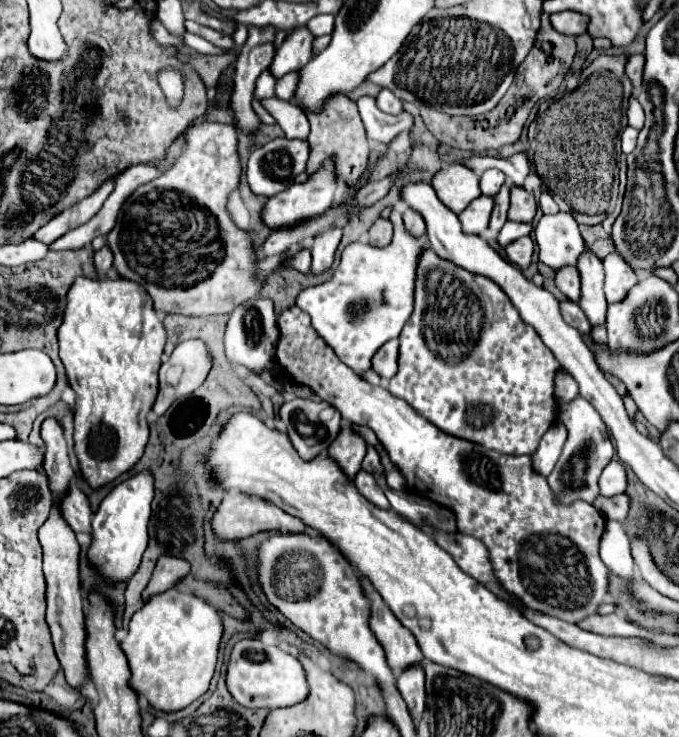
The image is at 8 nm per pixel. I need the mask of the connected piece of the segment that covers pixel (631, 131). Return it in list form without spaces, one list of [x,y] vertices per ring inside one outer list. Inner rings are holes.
[[[626,127],[622,133],[622,151],[632,153],[636,149],[636,141],[638,141],[638,131],[634,127]]]

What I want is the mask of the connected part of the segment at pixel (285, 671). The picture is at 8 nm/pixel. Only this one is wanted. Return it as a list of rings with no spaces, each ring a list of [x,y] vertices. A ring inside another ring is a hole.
[[[242,639],[234,645],[228,663],[226,685],[232,697],[250,709],[292,707],[308,697],[308,681],[300,661],[280,647],[264,645],[260,639]]]

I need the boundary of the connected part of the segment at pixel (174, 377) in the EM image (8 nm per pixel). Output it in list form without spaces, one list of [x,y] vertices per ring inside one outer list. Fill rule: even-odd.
[[[198,341],[180,343],[170,359],[160,367],[160,391],[154,401],[152,411],[162,415],[178,397],[190,395],[196,391],[210,371],[210,353],[208,347]]]

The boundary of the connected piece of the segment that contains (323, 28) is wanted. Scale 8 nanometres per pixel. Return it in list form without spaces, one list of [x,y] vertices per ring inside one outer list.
[[[316,15],[316,17],[312,17],[310,23],[308,23],[308,29],[312,31],[314,37],[332,33],[332,29],[334,29],[334,15]]]

